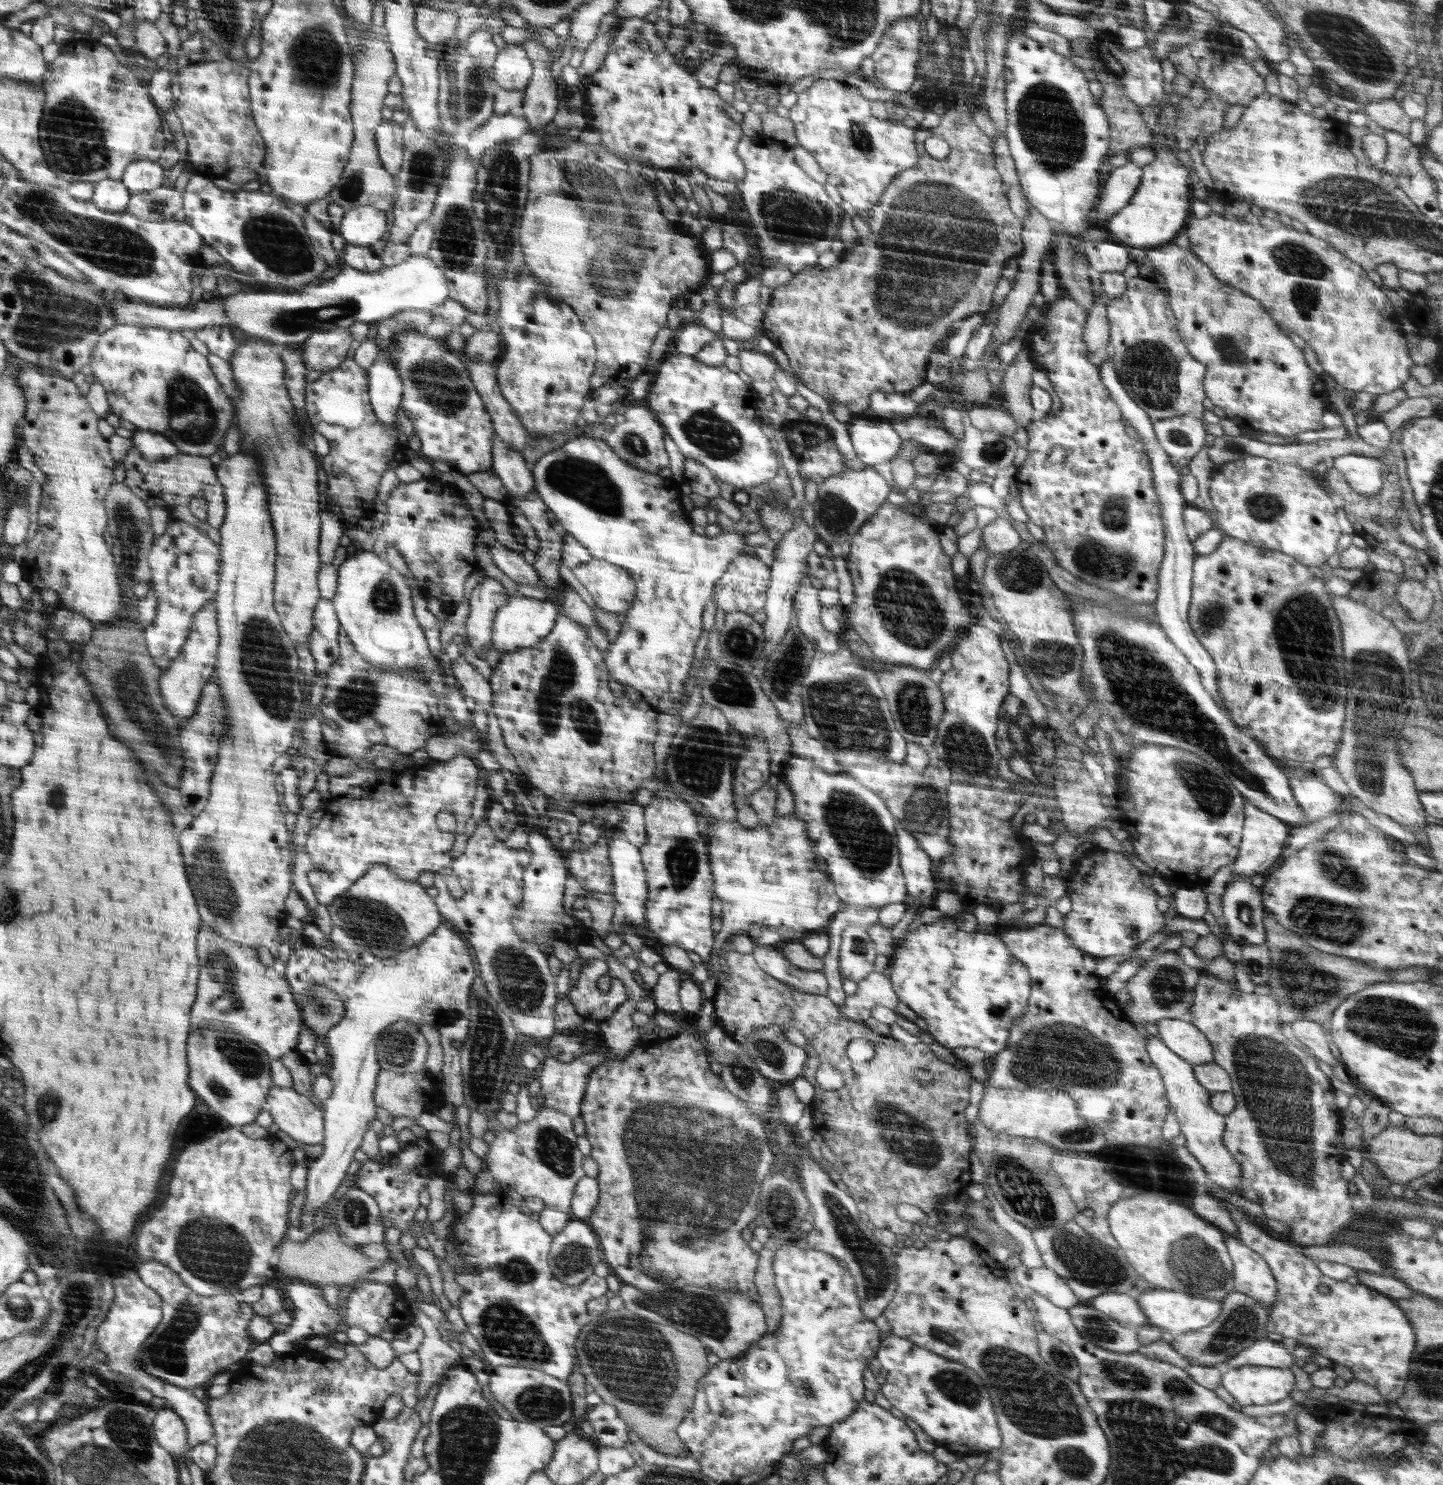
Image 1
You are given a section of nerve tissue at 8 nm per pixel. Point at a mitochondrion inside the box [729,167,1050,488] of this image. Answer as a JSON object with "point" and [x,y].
{"point":[911,289]}

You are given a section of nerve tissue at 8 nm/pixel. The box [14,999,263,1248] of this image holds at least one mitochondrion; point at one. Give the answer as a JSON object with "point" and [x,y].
{"point":[49,1104]}

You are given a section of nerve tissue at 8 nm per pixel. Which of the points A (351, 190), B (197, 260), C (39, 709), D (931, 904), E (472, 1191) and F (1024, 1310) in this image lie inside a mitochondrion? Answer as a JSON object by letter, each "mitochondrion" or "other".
{"A":"mitochondrion","B":"other","C":"other","D":"other","E":"other","F":"other"}

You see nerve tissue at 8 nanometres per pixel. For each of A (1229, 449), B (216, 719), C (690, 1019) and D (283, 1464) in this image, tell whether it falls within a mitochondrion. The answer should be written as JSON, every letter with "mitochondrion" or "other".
{"A":"mitochondrion","B":"mitochondrion","C":"other","D":"mitochondrion"}

